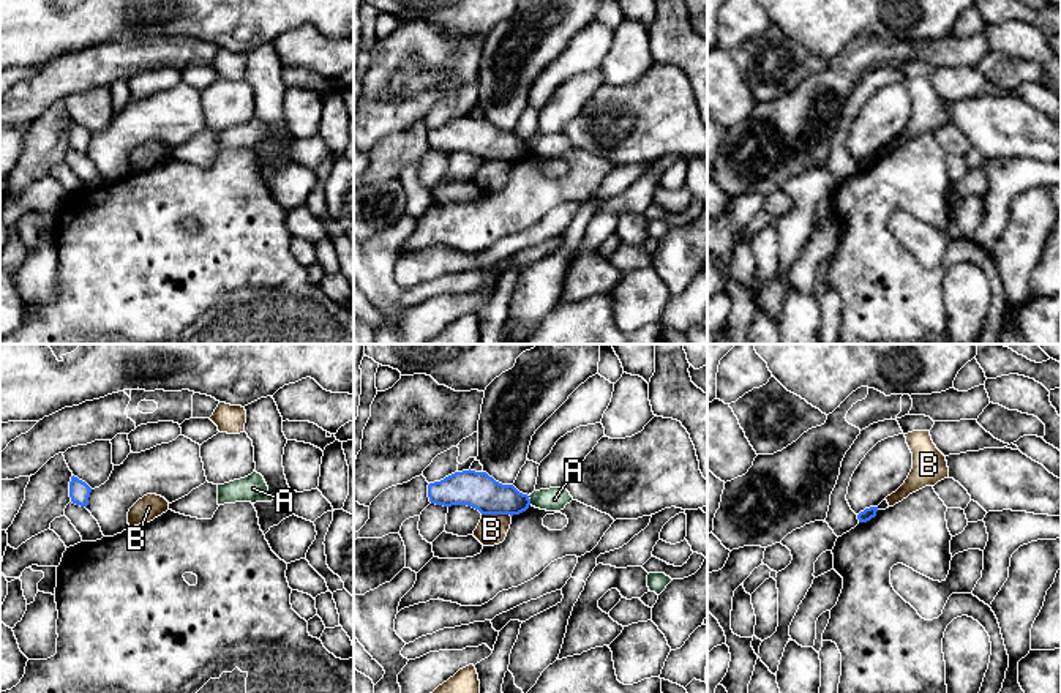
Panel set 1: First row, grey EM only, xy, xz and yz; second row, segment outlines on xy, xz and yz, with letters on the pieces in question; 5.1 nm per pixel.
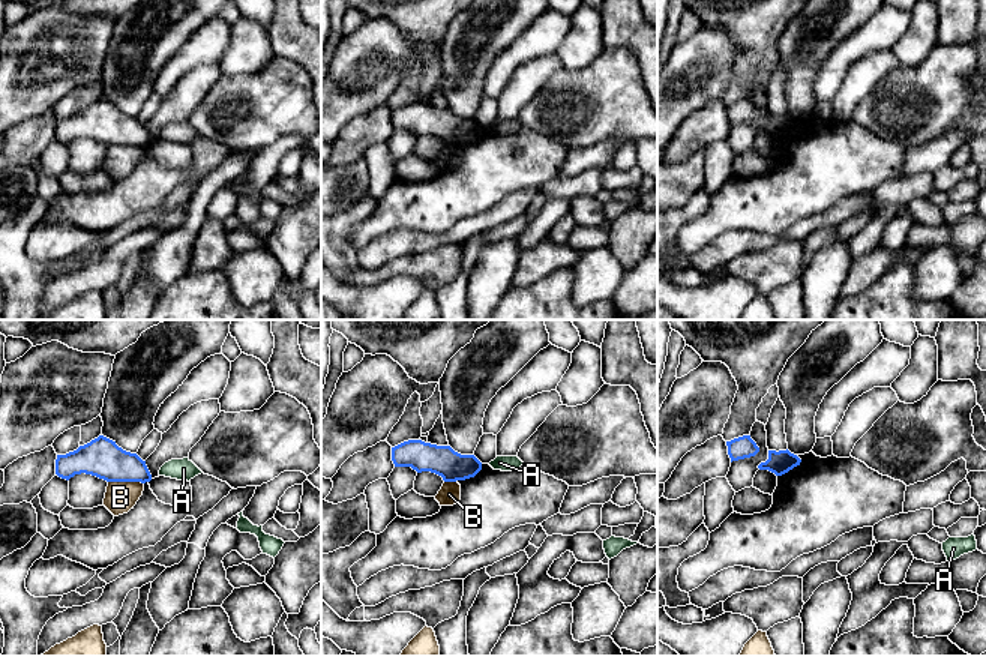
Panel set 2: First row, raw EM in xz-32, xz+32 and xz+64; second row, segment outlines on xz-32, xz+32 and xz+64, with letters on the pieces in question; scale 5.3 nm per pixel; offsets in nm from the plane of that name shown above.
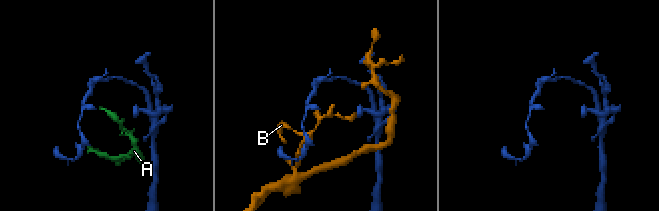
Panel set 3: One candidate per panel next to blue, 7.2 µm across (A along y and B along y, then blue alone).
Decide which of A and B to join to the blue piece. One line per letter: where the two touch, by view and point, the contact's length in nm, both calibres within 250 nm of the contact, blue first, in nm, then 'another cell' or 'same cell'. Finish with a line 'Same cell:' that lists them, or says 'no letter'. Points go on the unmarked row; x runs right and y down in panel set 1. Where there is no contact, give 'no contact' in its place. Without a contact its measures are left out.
A: contact xz (529, 147); length 50 nm; calibres 180 and 130 nm; another cell
B: contact xz (496, 160); length 150 nm; calibres 190 and 150 nm; another cell
Same cell: no letter

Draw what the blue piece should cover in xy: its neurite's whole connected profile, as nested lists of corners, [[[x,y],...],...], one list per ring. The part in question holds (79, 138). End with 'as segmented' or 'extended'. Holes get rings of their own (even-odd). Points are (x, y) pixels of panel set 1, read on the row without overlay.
[[[74,122],[71,123],[71,128],[69,128],[69,144],[71,144],[73,150],[87,155],[90,139],[92,139],[92,134],[85,128],[79,126]]]; as segmented

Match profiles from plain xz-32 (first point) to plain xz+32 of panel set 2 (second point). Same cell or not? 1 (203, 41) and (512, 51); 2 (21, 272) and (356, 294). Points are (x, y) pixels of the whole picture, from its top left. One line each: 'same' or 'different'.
1: same
2: different

